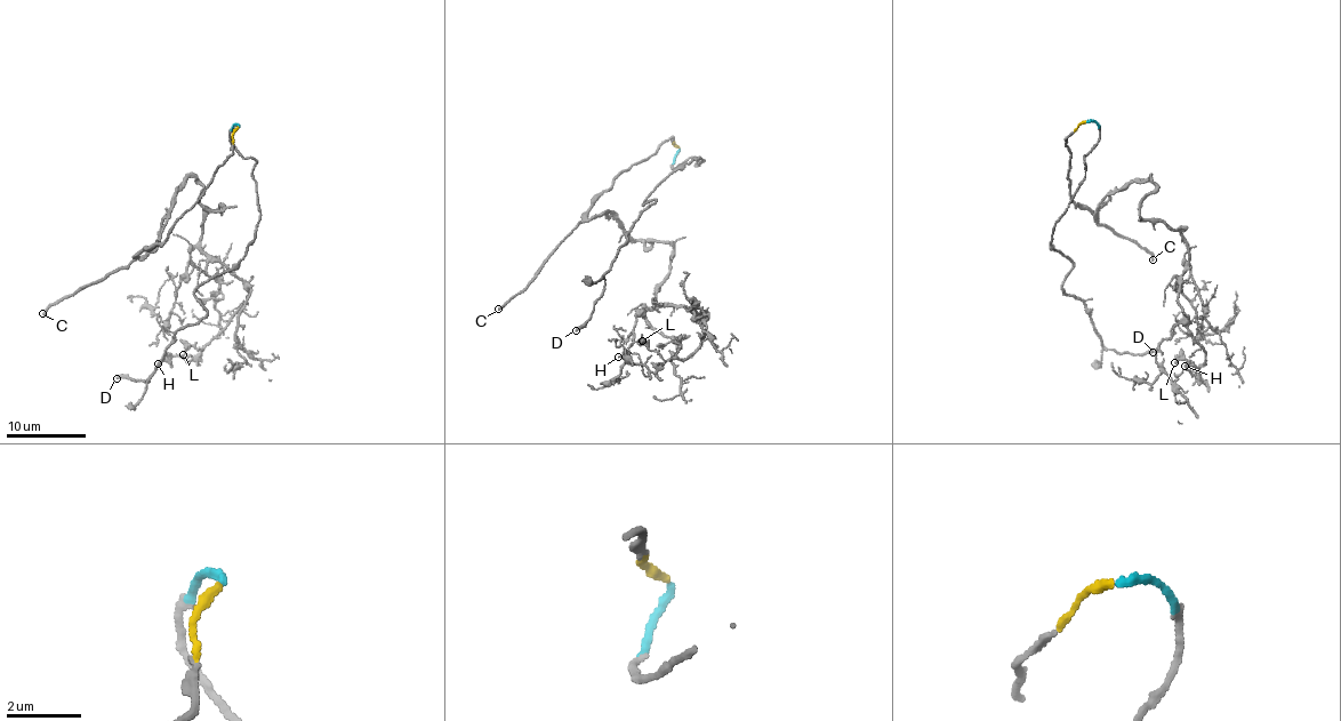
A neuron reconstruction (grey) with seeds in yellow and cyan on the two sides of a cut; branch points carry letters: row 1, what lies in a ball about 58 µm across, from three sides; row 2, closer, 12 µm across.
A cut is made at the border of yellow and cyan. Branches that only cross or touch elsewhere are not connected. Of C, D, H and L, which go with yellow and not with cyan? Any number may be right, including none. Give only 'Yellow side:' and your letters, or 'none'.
Yellow side: C, H, L

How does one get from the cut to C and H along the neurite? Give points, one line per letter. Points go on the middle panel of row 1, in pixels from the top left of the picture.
C: (680, 146), (674, 145), (672, 138), (647, 160), (623, 170), (584, 222), (561, 240), (522, 290), (498, 310)
H: (680, 146), (632, 165), (587, 215), (673, 247), (653, 310), (689, 309), (705, 337), (655, 371), (618, 357)

